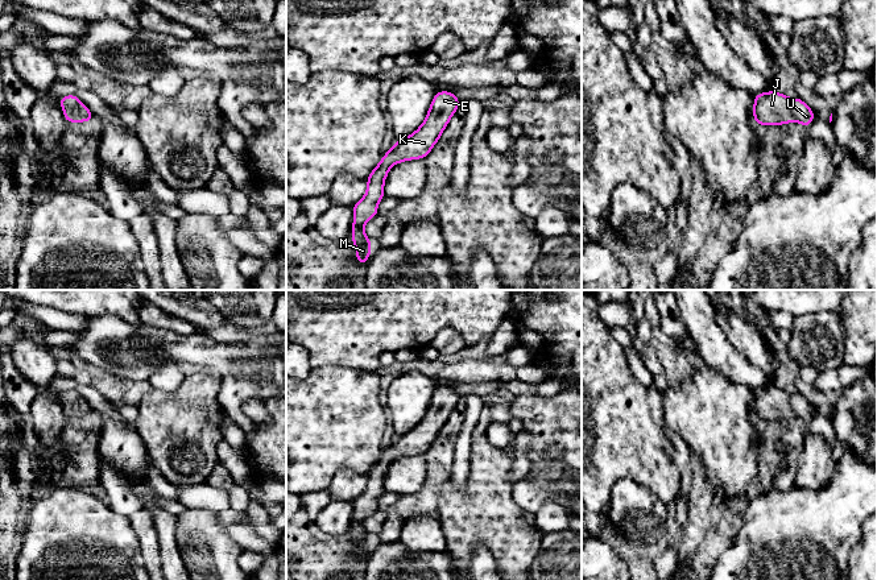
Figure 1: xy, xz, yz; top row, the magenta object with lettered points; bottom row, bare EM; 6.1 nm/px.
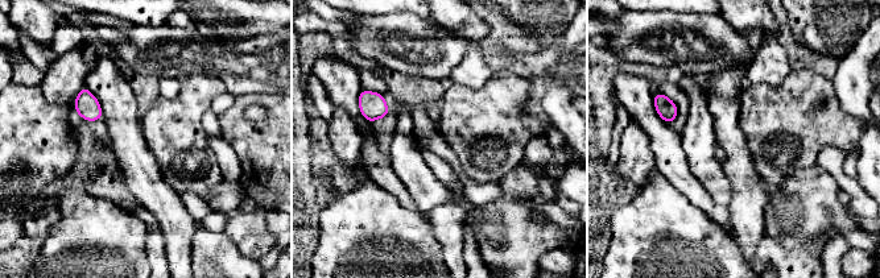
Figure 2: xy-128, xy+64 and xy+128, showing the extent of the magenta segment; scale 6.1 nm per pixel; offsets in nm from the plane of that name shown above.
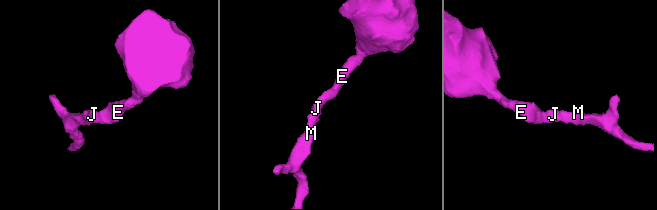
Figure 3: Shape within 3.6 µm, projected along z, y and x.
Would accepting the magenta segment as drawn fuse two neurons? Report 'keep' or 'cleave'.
keep

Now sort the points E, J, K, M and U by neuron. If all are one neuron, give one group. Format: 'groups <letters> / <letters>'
groups E J K M U

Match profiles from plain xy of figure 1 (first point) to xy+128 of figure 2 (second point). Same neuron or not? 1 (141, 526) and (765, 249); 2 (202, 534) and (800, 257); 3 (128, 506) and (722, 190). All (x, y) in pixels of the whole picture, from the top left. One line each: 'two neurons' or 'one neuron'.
1: two neurons
2: two neurons
3: one neuron

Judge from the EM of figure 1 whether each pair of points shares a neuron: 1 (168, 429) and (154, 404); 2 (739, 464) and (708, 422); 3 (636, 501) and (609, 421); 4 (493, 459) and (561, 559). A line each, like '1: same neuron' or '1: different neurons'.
1: same neuron
2: same neuron
3: different neurons
4: different neurons

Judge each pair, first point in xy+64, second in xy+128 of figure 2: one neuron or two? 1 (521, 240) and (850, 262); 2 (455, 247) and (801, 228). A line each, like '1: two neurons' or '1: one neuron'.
1: two neurons
2: two neurons

